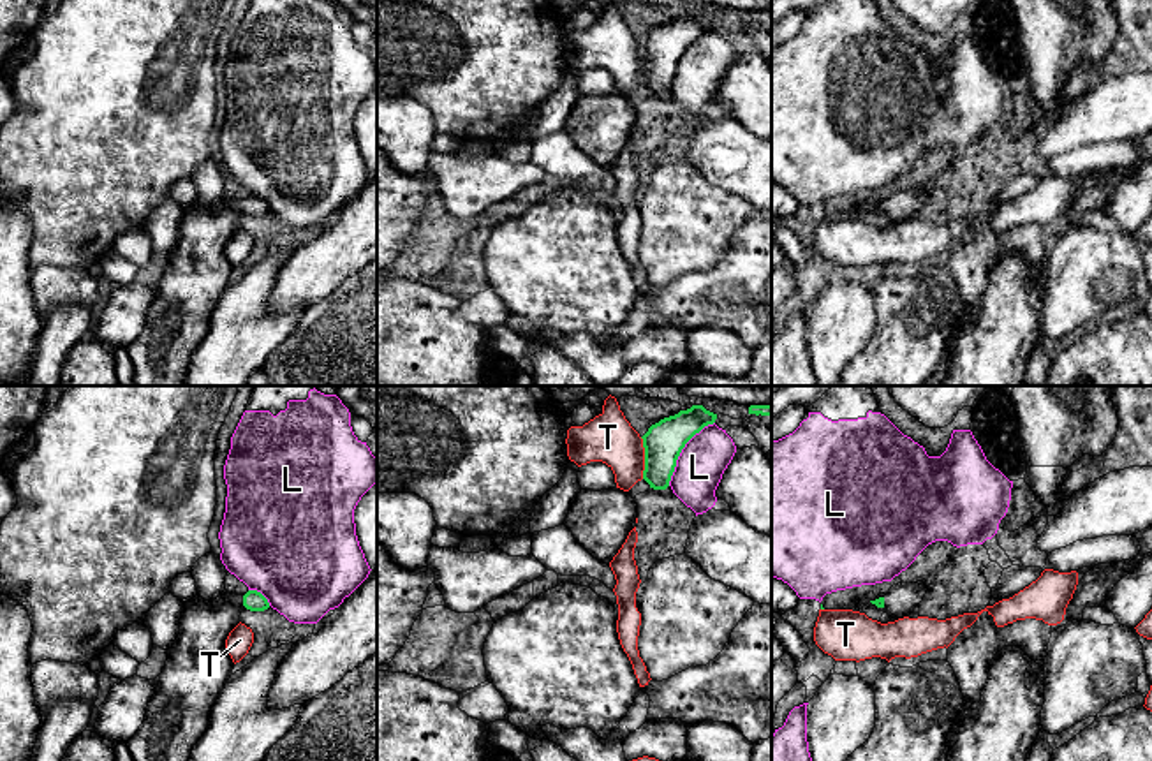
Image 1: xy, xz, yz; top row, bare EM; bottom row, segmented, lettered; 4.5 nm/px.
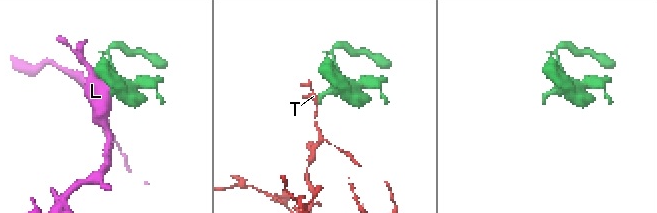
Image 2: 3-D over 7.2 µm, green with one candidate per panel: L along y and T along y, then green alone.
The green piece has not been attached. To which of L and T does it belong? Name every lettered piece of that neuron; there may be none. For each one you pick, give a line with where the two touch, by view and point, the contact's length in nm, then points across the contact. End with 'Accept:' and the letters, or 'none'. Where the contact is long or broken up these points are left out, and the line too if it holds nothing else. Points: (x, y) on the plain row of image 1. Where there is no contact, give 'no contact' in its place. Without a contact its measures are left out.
Accept: none

